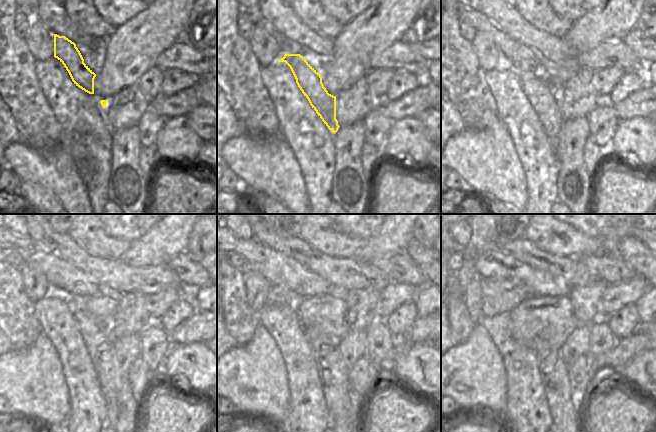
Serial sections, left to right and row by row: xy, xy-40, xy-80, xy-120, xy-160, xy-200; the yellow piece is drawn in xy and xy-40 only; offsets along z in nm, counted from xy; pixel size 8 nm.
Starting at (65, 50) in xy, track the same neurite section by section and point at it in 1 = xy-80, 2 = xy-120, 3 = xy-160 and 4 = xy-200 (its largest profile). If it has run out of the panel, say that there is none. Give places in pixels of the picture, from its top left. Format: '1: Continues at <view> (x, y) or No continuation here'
1: Continues at xy-80 (545, 101)
2: Continues at xy-120 (96, 332)
3: Continues at xy-160 (333, 372)
4: Continues at xy-200 (553, 368).

